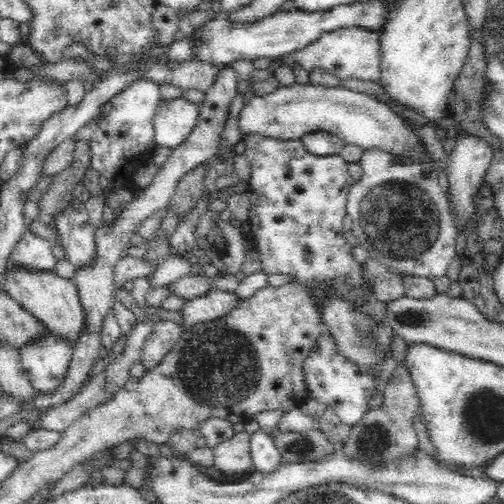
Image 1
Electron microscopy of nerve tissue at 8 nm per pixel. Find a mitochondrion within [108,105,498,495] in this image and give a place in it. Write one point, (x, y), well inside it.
(399, 220)

